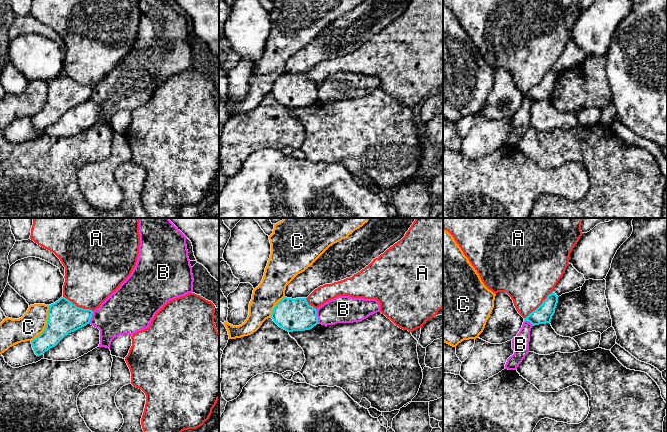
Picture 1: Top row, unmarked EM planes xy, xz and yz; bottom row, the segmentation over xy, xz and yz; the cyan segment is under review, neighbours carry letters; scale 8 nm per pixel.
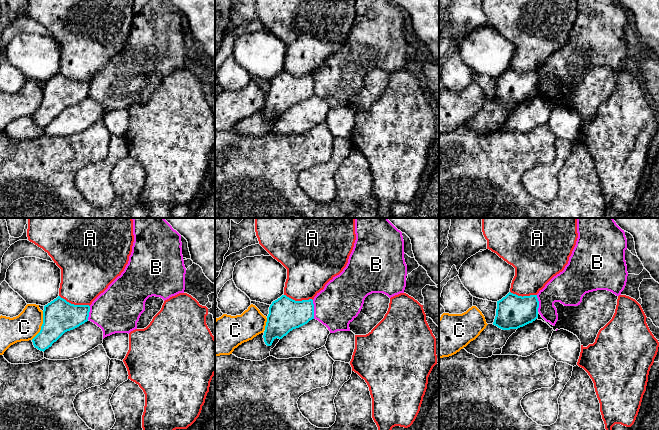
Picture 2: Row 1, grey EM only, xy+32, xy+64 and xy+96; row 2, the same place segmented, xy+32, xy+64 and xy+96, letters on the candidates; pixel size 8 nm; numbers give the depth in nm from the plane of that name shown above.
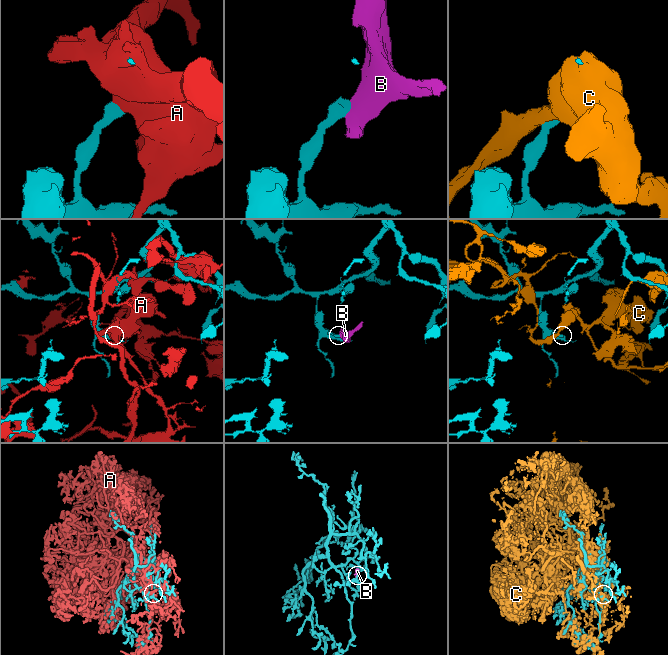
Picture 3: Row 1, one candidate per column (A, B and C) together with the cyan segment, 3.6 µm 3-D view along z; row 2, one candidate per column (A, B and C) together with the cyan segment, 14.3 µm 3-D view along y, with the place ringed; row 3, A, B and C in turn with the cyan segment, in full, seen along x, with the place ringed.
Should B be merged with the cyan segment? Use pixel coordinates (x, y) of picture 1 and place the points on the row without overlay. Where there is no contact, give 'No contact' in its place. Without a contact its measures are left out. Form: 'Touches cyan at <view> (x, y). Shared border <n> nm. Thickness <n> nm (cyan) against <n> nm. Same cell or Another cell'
Touches cyan at xz (316, 92). Shared border 110 nm. Thickness 260 nm (cyan) against 220 nm. Another cell

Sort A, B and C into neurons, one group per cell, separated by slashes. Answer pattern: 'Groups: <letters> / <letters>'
Groups: A / B / C

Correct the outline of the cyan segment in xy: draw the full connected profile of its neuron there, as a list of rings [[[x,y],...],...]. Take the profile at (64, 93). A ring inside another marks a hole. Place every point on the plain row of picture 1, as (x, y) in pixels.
[[[65,73],[49,81],[44,107],[31,117],[37,132],[55,123],[65,112],[90,99],[93,87],[77,83]]]

